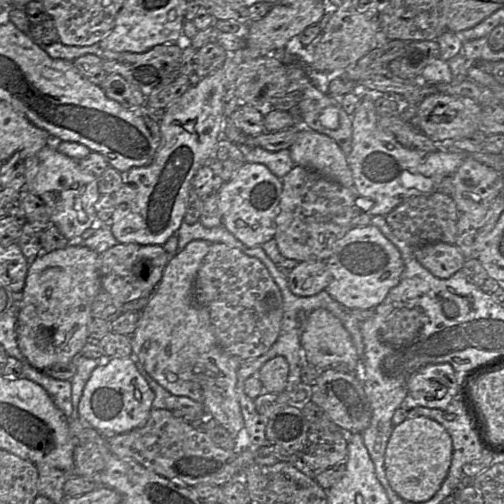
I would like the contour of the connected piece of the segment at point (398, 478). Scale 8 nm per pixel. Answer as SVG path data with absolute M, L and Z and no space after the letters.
M416 417L394 426L385 452L385 473L393 491L404 501L426 502L440 489L447 477L453 446L446 429L427 417Z

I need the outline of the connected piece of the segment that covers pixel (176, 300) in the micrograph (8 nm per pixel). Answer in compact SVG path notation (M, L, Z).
M193 240L170 258L151 299L140 313L136 330L132 334L132 351L157 383L173 395L187 396L202 404L204 411L236 439L241 436L244 428L236 393L237 369L230 365L231 356L220 347L207 309L196 304L193 296L197 272L211 244L205 240Z

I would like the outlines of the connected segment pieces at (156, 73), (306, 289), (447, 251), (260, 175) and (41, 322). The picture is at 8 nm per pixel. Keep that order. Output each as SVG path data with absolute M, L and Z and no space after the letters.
M166 43L156 45L142 53L102 50L100 58L107 74L121 75L147 97L156 89L172 83L180 75L182 52L183 49L178 44Z
M307 261L290 270L287 278L291 292L296 296L314 296L325 290L331 275L325 261Z
M437 242L413 249L417 261L435 277L448 279L463 268L466 258L456 244Z
M246 162L229 181L223 183L217 194L222 225L237 240L248 248L254 248L274 239L282 181L265 165Z
M67 245L51 252L42 252L30 261L24 289L16 294L18 305L17 342L29 364L46 370L56 363L75 360L89 341L88 326L93 320L91 305L102 290L100 282L100 254L85 246Z

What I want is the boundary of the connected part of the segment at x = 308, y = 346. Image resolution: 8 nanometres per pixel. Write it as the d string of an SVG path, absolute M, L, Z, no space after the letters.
M326 309L309 313L300 343L307 364L324 370L335 363L345 363L355 373L358 354L351 335L342 322Z

